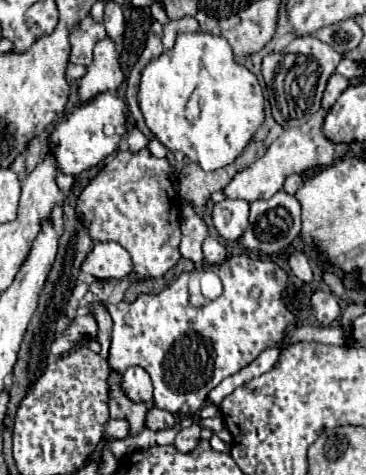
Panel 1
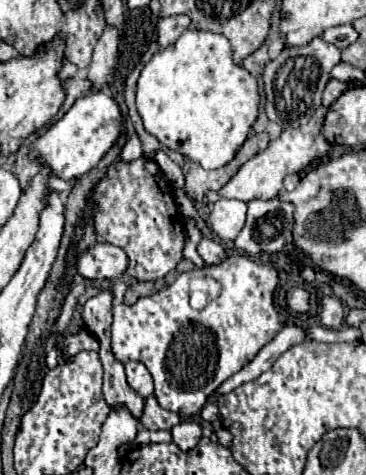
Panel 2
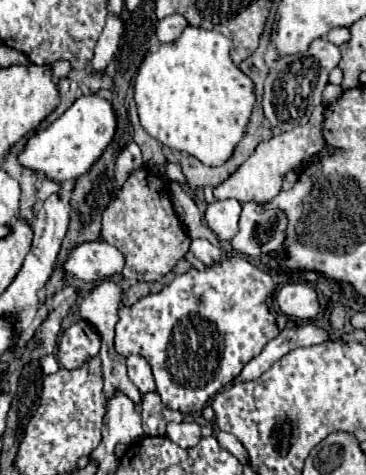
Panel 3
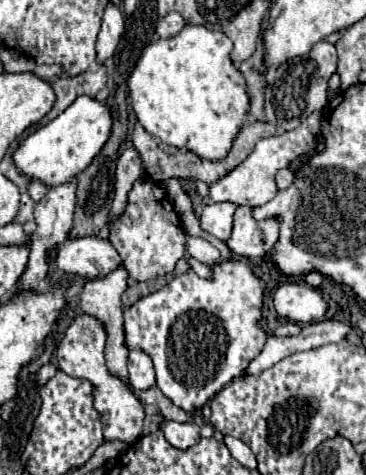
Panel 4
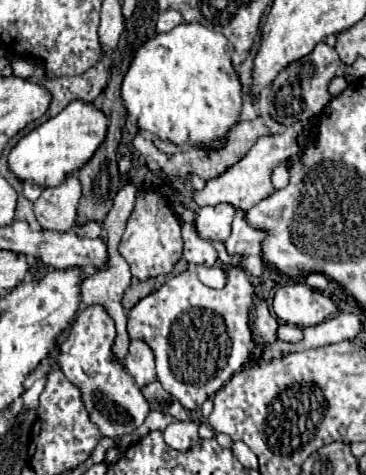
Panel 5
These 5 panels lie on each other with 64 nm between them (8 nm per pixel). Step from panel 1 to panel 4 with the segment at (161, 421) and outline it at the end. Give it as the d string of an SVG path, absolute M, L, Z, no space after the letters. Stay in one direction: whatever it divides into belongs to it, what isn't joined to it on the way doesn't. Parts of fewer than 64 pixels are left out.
M156 386L140 392L138 398L142 400L142 404L146 408L144 434L158 430L160 420L174 420L174 422L186 422L188 420L188 414L182 408L176 408L176 404L172 404L172 400L168 400L160 392L160 388L156 388Z

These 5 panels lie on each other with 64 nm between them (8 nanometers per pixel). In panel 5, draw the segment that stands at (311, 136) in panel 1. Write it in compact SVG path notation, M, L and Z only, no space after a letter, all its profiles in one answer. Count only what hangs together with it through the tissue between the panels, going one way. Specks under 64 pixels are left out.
M300 122L300 124L294 124L294 126L286 128L286 132L282 132L282 134L258 138L256 144L248 150L248 154L240 162L230 166L220 176L208 180L202 190L194 190L194 194L192 194L194 202L198 206L214 206L214 204L226 202L226 204L232 204L234 208L250 210L254 204L258 204L262 198L266 198L272 192L272 188L274 188L272 182L270 182L272 168L280 162L286 162L290 156L294 156L300 150L298 138L302 134L304 134L304 124Z

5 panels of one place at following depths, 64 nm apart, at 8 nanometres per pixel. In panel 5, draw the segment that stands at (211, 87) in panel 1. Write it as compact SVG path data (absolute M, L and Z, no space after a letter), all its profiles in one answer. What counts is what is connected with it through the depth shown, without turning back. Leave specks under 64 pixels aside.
M182 22L170 32L146 40L130 62L120 94L126 112L138 120L140 130L148 130L160 140L170 140L178 146L190 142L194 146L206 144L218 148L228 128L238 120L242 108L242 86L230 64L230 42L224 34L198 22Z

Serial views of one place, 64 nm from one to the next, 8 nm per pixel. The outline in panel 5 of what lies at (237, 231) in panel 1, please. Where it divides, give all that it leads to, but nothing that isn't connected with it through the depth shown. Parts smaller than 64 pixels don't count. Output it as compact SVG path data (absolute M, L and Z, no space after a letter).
M216 204L204 206L196 212L196 232L200 238L206 240L220 240L224 242L230 236L230 224L236 210L230 204Z

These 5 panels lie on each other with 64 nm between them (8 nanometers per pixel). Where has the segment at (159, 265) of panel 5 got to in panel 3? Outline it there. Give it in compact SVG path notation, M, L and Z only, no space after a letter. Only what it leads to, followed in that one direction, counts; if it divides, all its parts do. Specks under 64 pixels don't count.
M136 170L126 180L124 188L116 192L116 198L102 214L102 238L124 254L126 266L122 276L128 280L160 280L176 266L180 258L186 256L190 248L190 238L180 224L166 192L166 180L154 176L150 170Z

